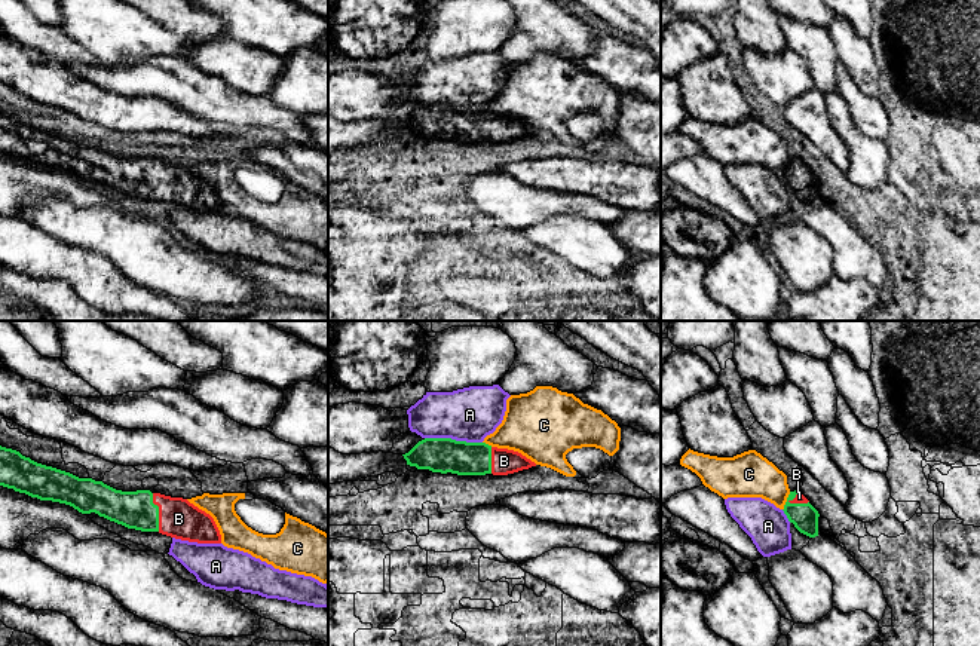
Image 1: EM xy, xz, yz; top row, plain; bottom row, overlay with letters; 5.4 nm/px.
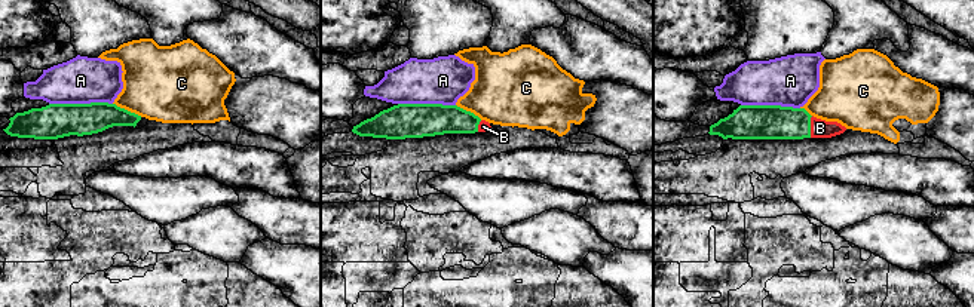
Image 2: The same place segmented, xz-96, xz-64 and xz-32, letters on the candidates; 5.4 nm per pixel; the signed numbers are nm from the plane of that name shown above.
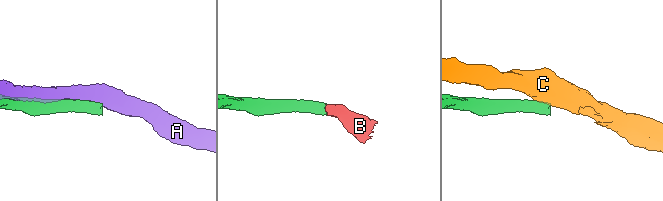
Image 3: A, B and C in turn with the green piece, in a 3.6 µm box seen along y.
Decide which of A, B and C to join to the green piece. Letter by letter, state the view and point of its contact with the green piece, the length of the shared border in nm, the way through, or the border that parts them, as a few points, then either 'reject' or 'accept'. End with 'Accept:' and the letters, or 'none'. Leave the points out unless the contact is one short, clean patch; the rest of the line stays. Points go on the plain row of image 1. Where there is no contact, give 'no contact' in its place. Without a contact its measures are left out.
A: contact xz (453, 107); length 320 nm; reject
B: contact xy (158, 180); length 220 nm; accept
C: contact yz (787, 168); length 110 nm; border yz (790, 159), (783, 177); reject
Accept: B

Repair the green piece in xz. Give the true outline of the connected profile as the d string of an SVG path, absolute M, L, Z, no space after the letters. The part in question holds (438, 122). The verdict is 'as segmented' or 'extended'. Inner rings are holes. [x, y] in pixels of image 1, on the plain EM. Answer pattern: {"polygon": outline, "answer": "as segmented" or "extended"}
{"polygon": "M425 105L402 123L417 137L457 143L508 143L536 134L518 119L451 105Z", "answer": "extended"}

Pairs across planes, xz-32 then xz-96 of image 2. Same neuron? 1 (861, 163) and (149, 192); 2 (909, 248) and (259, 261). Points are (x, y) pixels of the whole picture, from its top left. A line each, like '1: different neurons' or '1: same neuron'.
1: different neurons
2: different neurons

